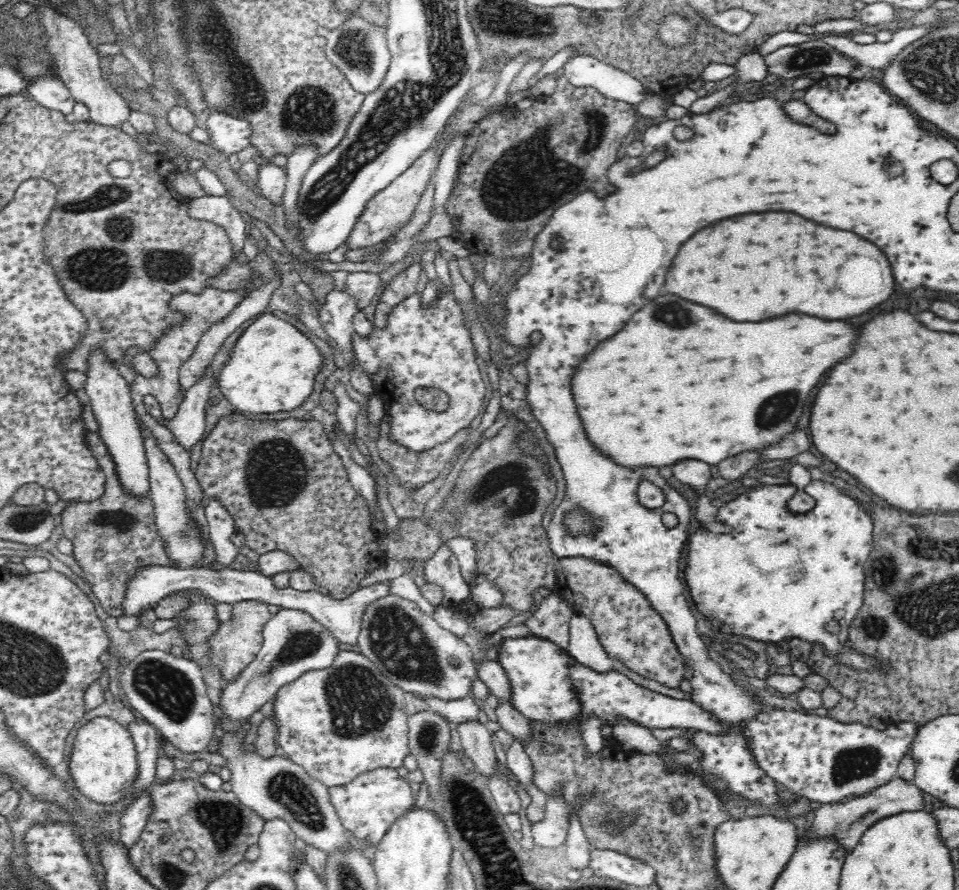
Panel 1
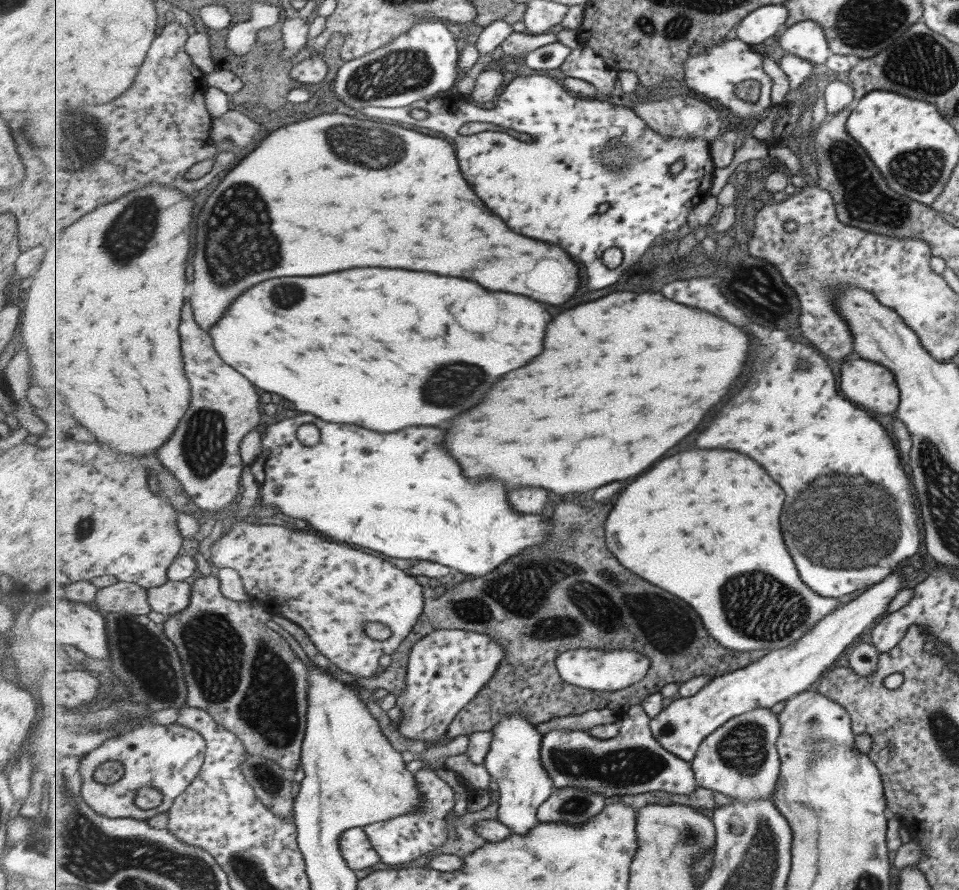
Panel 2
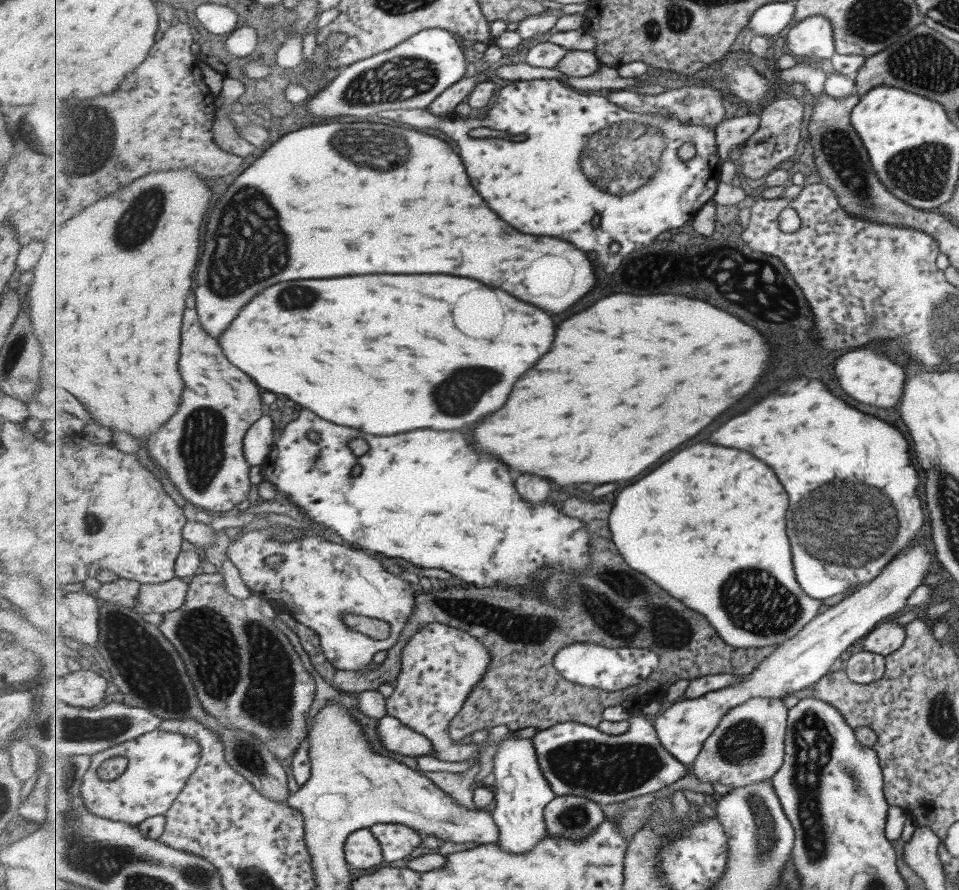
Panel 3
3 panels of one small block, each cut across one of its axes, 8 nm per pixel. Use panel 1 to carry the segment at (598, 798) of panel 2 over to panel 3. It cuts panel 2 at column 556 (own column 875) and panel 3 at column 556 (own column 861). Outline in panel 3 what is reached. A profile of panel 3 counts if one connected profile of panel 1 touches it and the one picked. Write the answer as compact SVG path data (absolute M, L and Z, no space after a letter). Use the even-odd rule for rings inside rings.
M557 796L545 808L548 834L557 838L583 840L593 830L597 830L599 824L605 822L605 818L601 804L585 796Z

